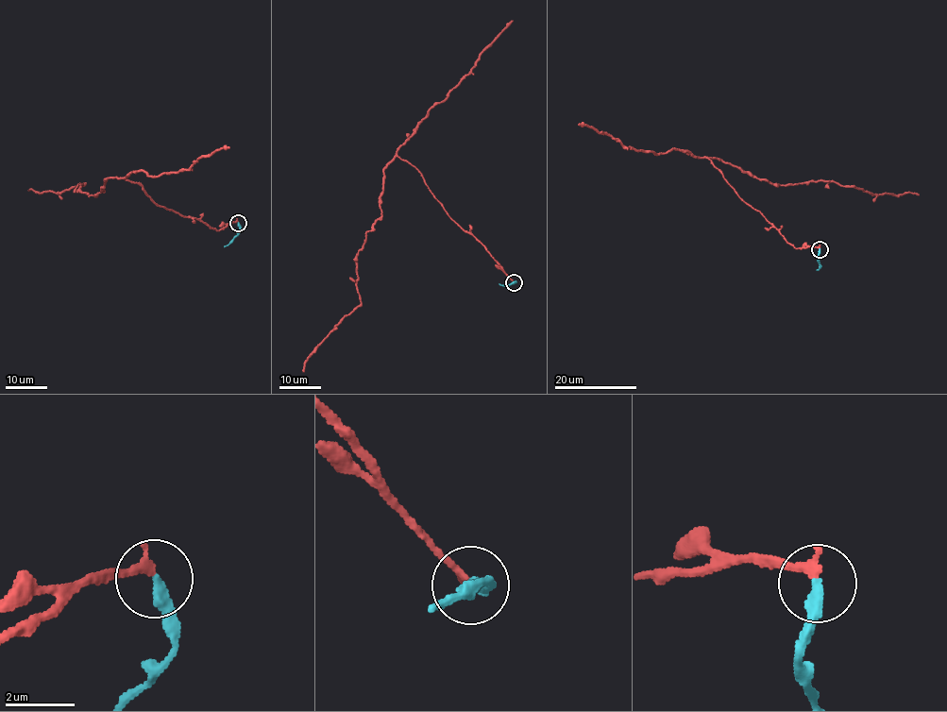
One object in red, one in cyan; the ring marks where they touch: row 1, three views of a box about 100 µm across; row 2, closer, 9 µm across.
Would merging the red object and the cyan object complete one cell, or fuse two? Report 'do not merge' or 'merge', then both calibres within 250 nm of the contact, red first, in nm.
do not merge; calibres 240 and 320 nm

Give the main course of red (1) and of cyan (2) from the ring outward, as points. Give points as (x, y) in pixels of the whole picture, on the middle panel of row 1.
1: (514, 282), (449, 216), (414, 167), (397, 156), (384, 170), (381, 215), (357, 256), (361, 303), (302, 372)
2: (514, 282), (505, 286), (498, 284)

